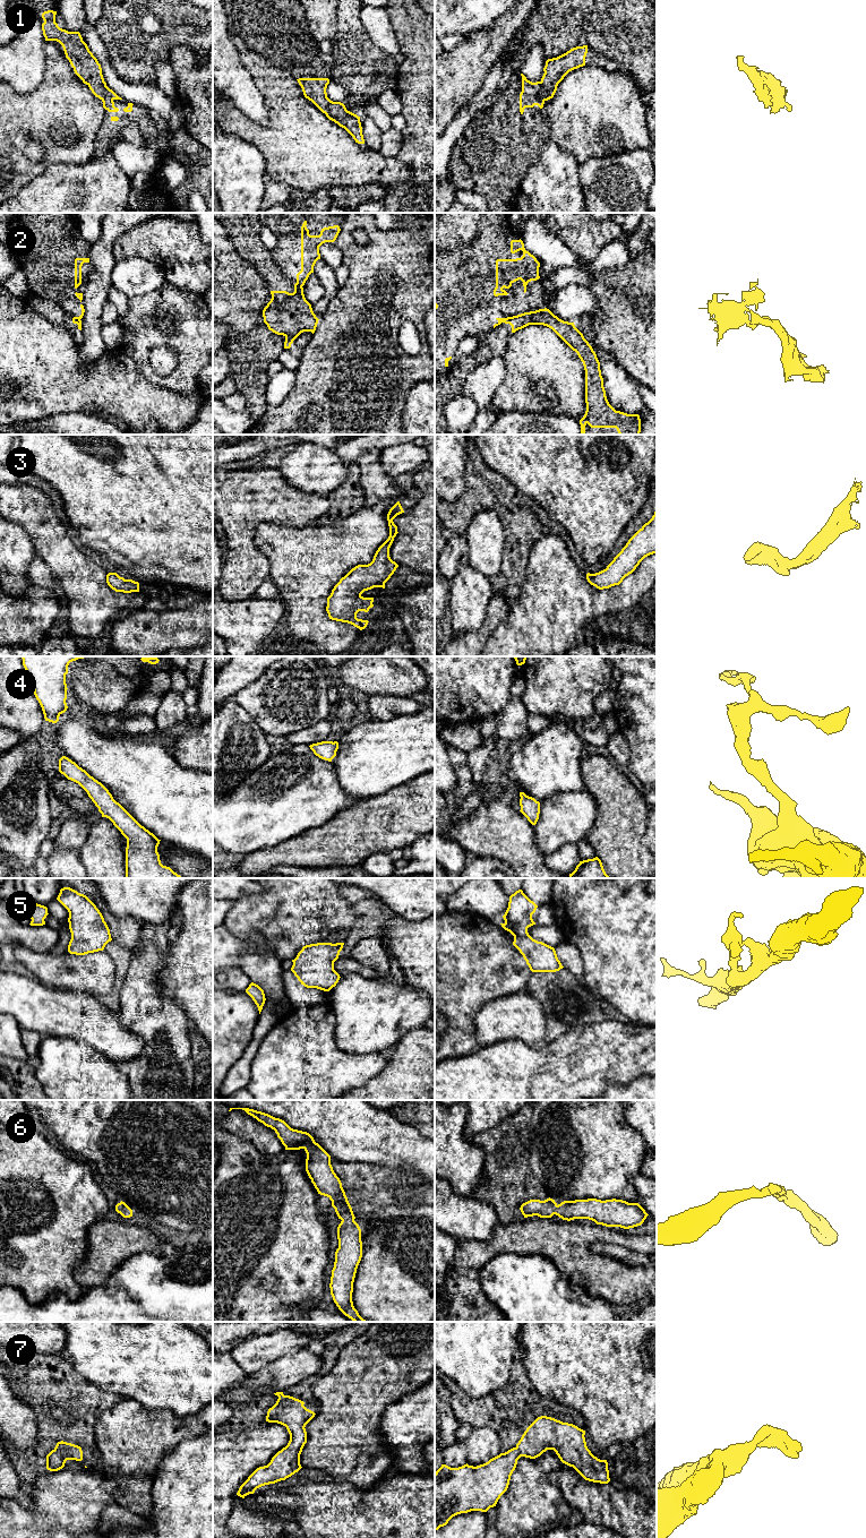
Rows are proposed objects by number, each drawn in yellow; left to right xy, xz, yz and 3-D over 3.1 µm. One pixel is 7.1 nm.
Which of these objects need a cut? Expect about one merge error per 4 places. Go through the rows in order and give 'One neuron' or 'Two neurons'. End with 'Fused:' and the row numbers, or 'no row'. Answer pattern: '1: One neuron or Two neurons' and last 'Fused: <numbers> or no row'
1: One neuron
2: Two neurons
3: One neuron
4: One neuron
5: One neuron
6: One neuron
7: One neuron
Fused: 2

